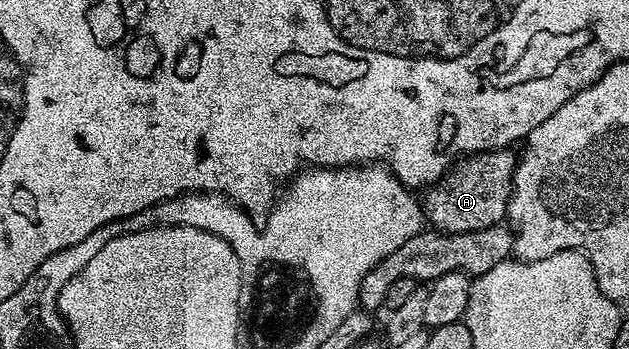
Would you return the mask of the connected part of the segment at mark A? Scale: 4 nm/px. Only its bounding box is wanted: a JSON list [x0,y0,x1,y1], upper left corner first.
[422,148,517,234]

